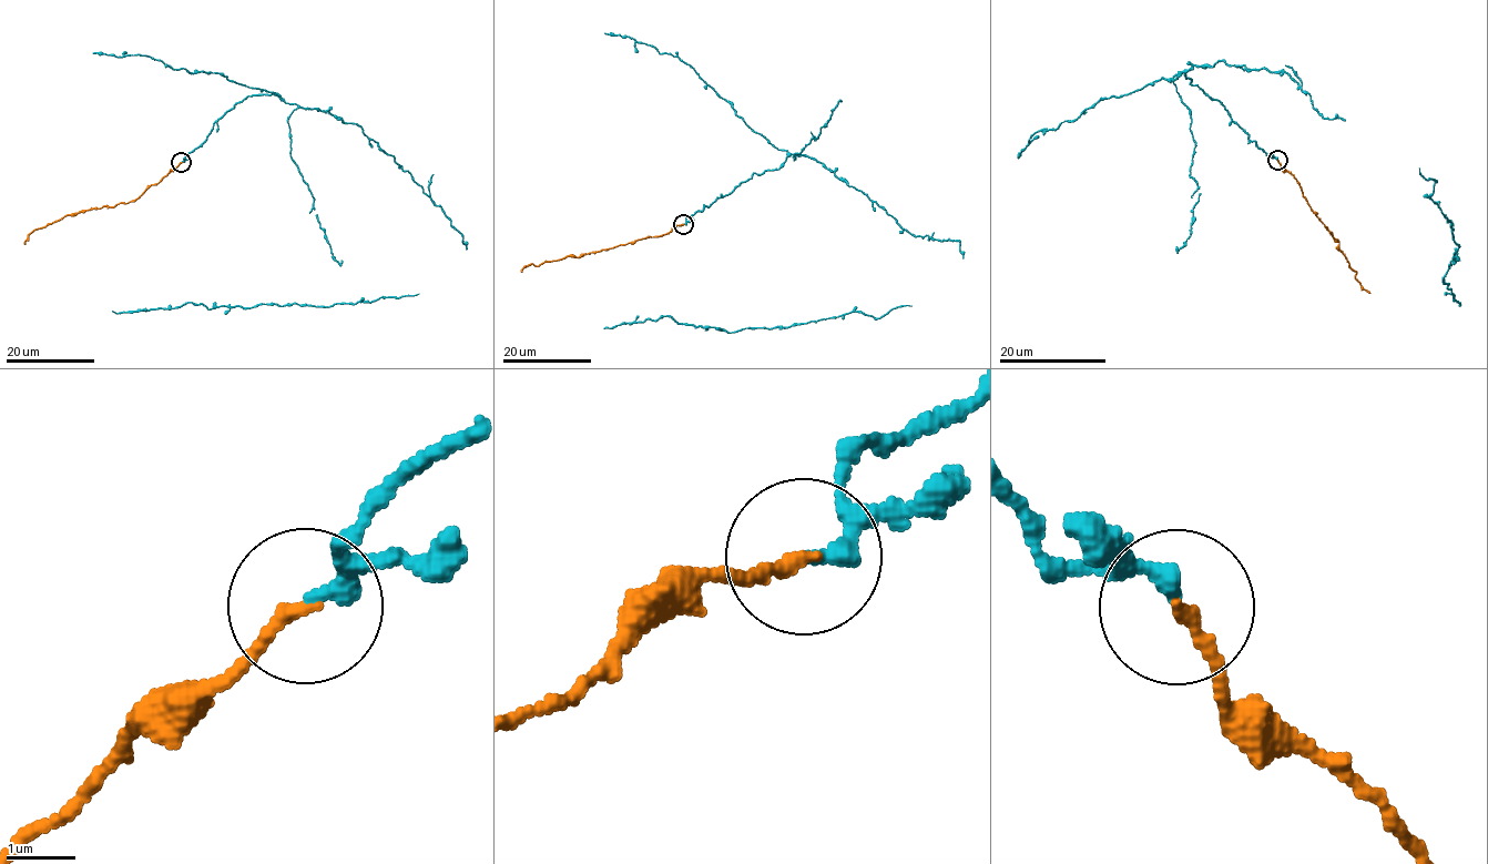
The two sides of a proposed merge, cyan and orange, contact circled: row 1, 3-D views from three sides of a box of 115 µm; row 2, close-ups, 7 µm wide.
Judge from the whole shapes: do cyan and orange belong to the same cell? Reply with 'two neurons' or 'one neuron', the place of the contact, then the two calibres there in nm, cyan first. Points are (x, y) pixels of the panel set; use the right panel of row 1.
one neuron | (1277, 160) | 280/200 nm

